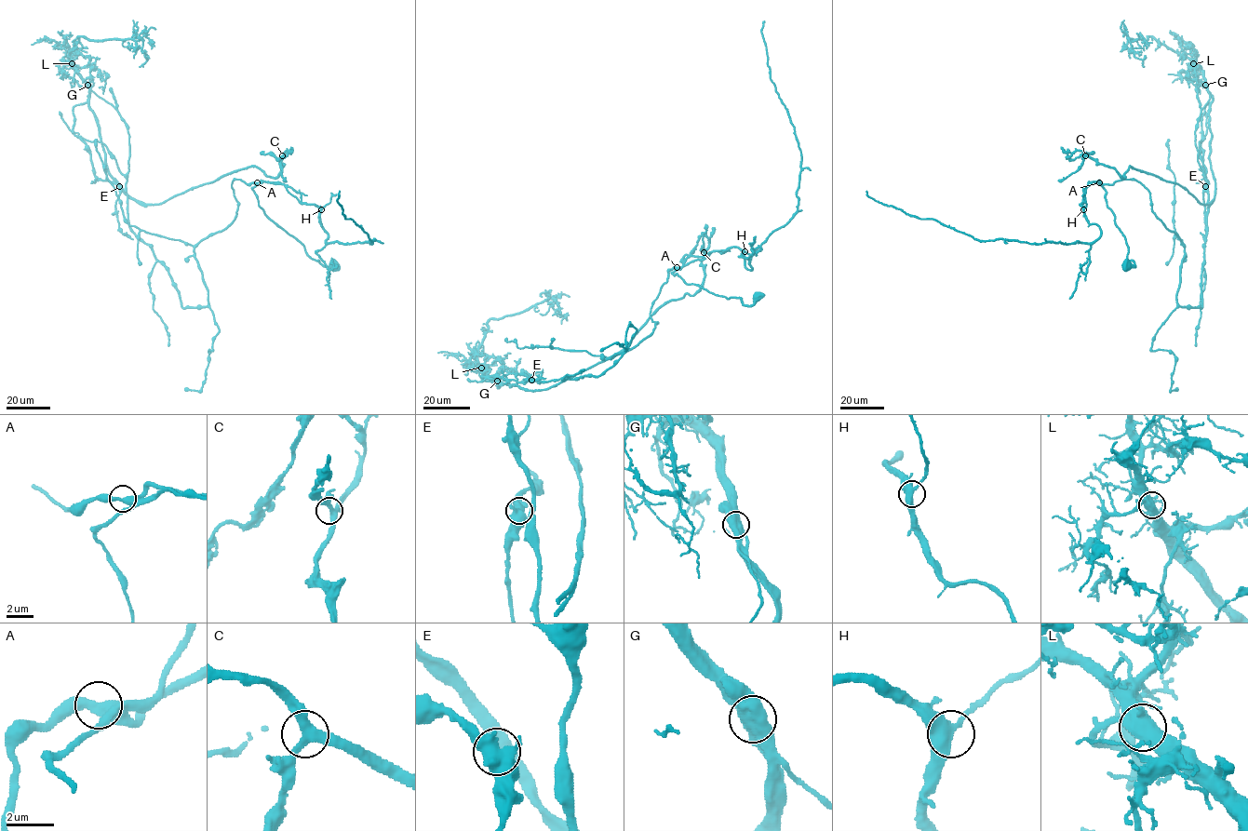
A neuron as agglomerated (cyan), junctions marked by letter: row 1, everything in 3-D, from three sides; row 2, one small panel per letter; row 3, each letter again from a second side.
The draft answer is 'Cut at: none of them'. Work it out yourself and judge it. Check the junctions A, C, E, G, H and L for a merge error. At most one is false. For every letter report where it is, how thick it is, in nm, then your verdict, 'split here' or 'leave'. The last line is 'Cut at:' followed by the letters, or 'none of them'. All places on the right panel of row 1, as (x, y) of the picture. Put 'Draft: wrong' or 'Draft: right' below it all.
A: place (1099, 182); calibre 380 nm; leave
C: place (1085, 155); calibre 360 nm; leave
E: place (1205, 186); calibre 600 nm; leave
G: place (1205, 85); calibre 600 nm; split here
H: place (1083, 209); calibre 400 nm; leave
L: place (1193, 63); calibre 550 nm; leave
Cut at: G
Draft: wrong

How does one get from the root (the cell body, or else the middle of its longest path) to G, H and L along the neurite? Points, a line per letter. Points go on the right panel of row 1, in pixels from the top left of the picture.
G: (1127, 264), (1099, 182), (1147, 189), (1184, 247), (1176, 302), (1201, 307), (1208, 190), (1195, 130), (1205, 85)
H: (1127, 264), (1134, 266), (1107, 204), (1106, 191), (1097, 181), (1085, 190), (1080, 204), (1083, 209)
L: (1127, 264), (1099, 182), (1147, 189), (1184, 247), (1176, 302), (1201, 307), (1195, 130), (1210, 96), (1193, 63)

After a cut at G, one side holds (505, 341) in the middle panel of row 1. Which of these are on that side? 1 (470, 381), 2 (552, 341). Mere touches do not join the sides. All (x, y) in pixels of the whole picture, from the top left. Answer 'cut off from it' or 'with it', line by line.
1: with it
2: with it

